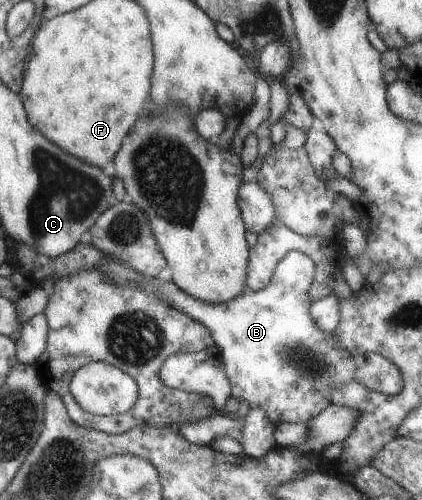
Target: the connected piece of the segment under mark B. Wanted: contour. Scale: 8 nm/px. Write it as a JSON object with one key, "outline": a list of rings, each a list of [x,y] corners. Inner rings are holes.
{"outline":[[[19,242],[16,244],[16,257],[32,273],[29,277],[32,282],[35,282],[36,287],[41,287],[40,281],[46,277],[53,277],[53,280],[56,281],[83,269],[98,268],[112,281],[123,286],[138,286],[147,292],[152,292],[174,307],[186,312],[192,319],[203,323],[219,347],[221,360],[231,387],[231,395],[239,401],[248,401],[251,408],[260,407],[263,409],[274,425],[280,422],[309,422],[332,404],[331,397],[335,389],[348,384],[351,380],[358,380],[365,388],[384,395],[399,393],[403,386],[400,370],[386,357],[371,352],[351,358],[342,346],[337,346],[334,334],[326,333],[317,326],[309,312],[312,301],[308,295],[315,274],[315,265],[312,259],[303,253],[288,252],[274,268],[271,280],[264,289],[257,292],[247,289],[234,300],[223,304],[209,304],[184,293],[174,282],[170,281],[167,275],[156,278],[145,276],[129,266],[113,260],[110,256],[106,256],[92,244],[79,242],[70,251],[53,258],[38,253],[30,246]]]}

